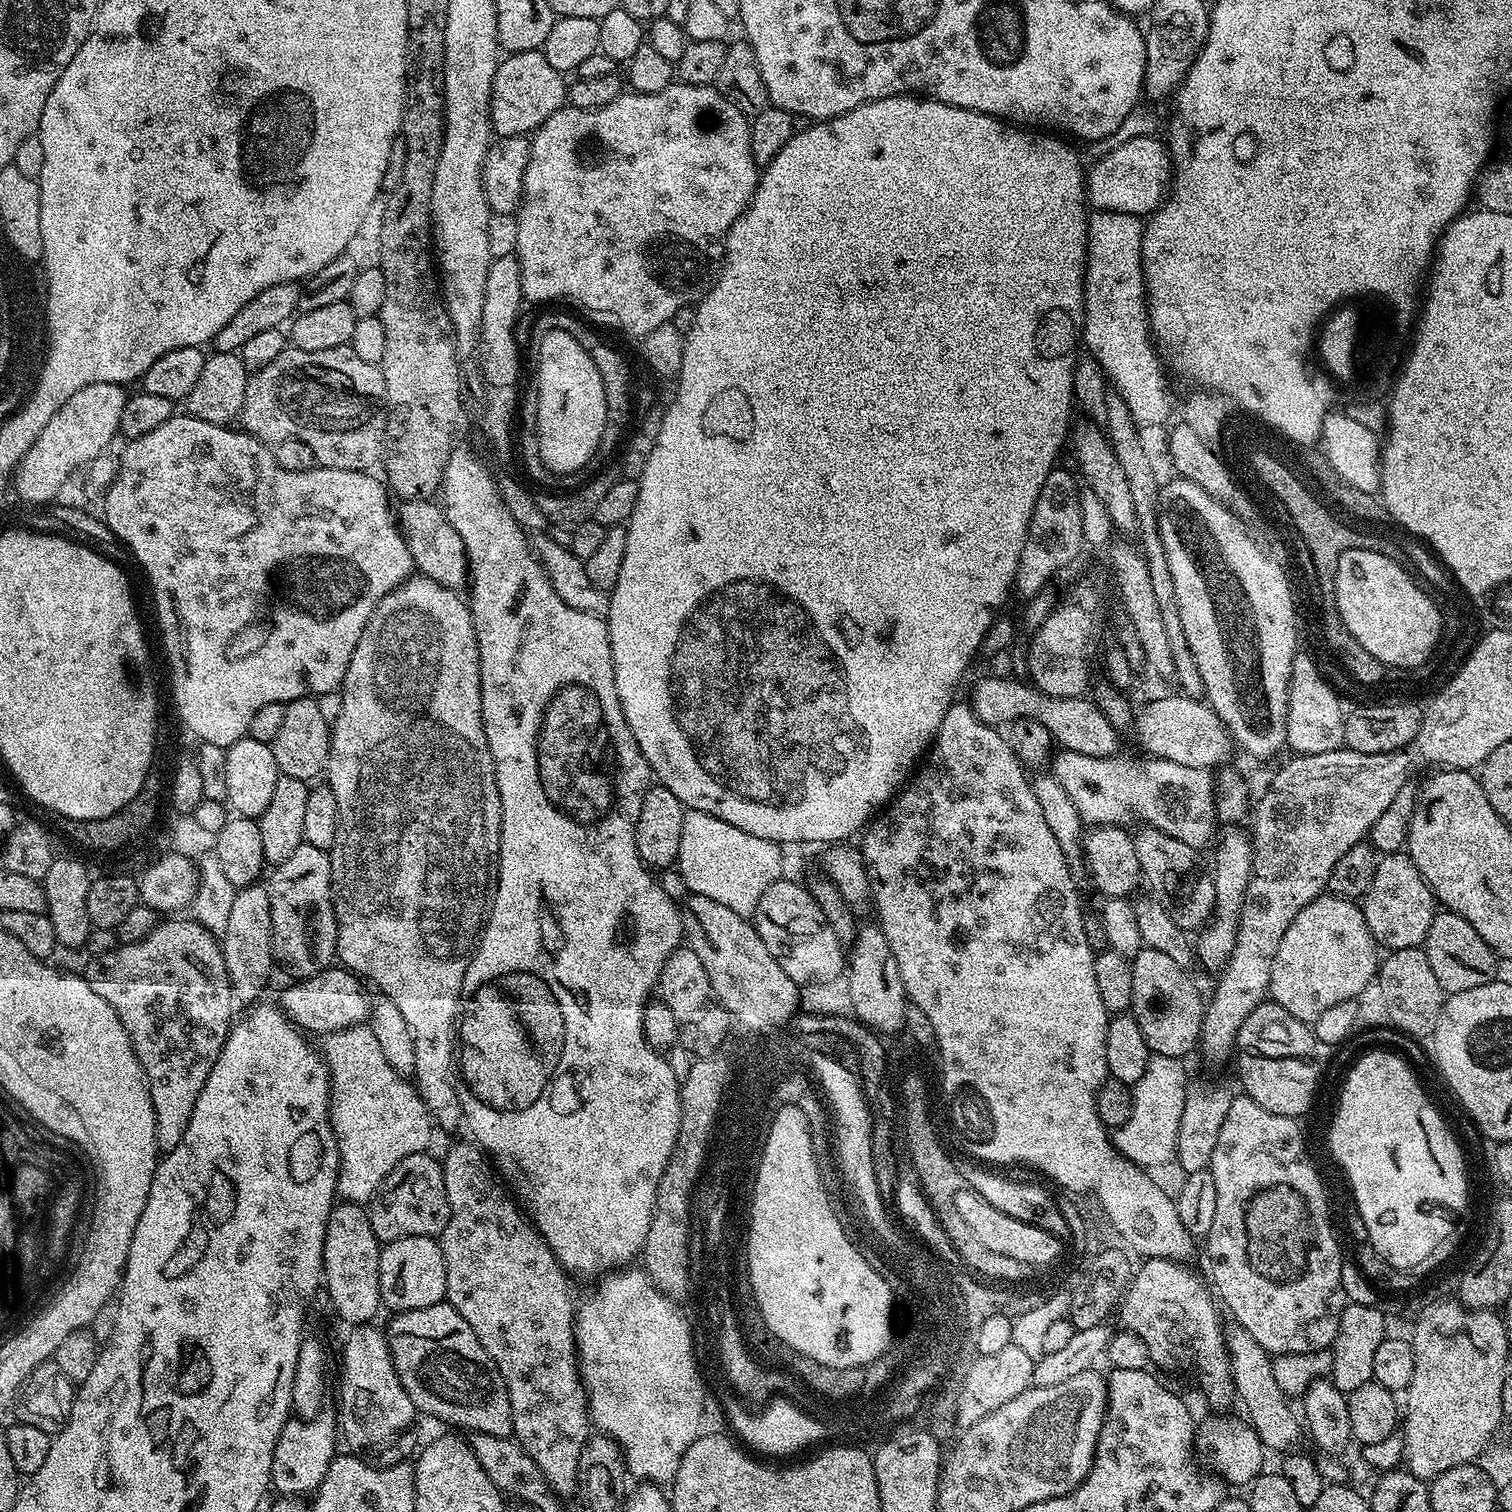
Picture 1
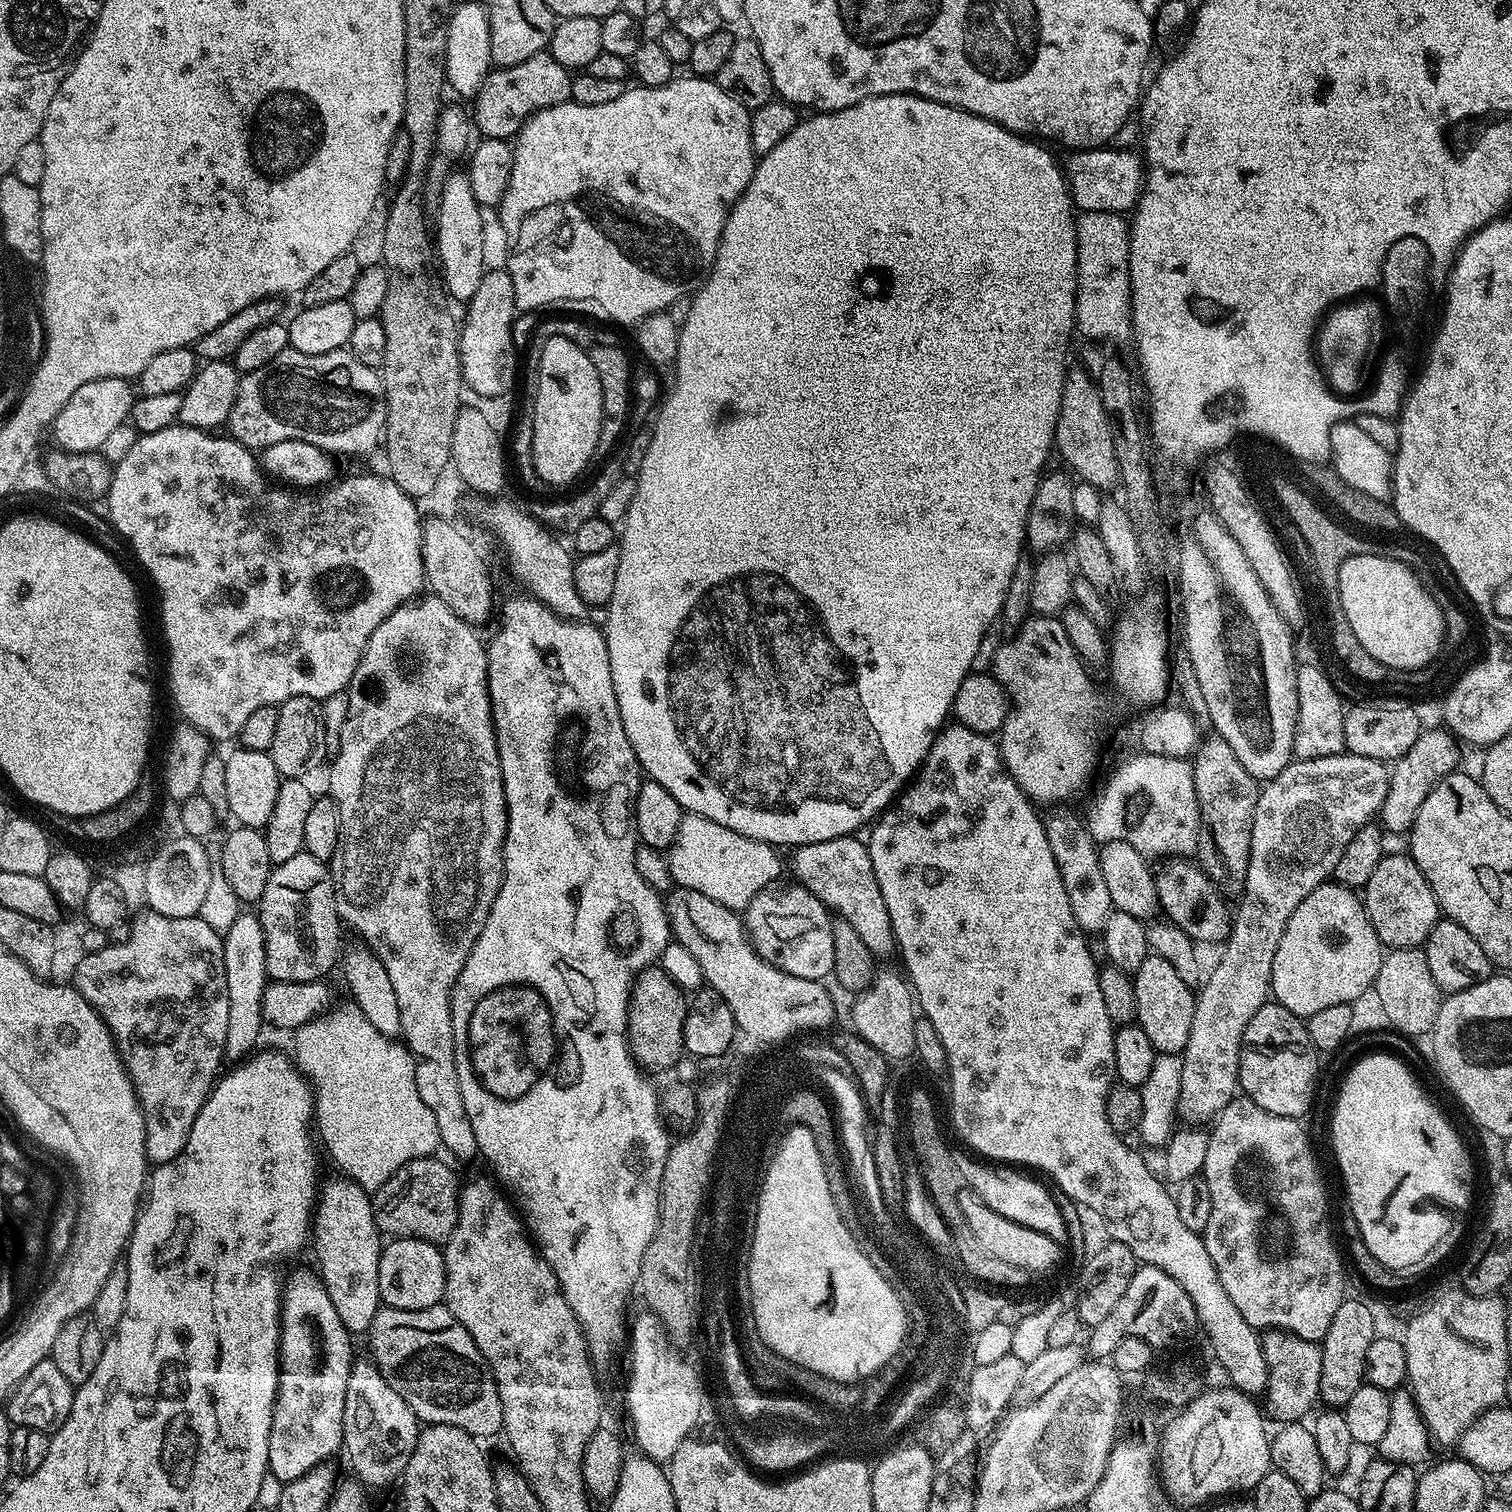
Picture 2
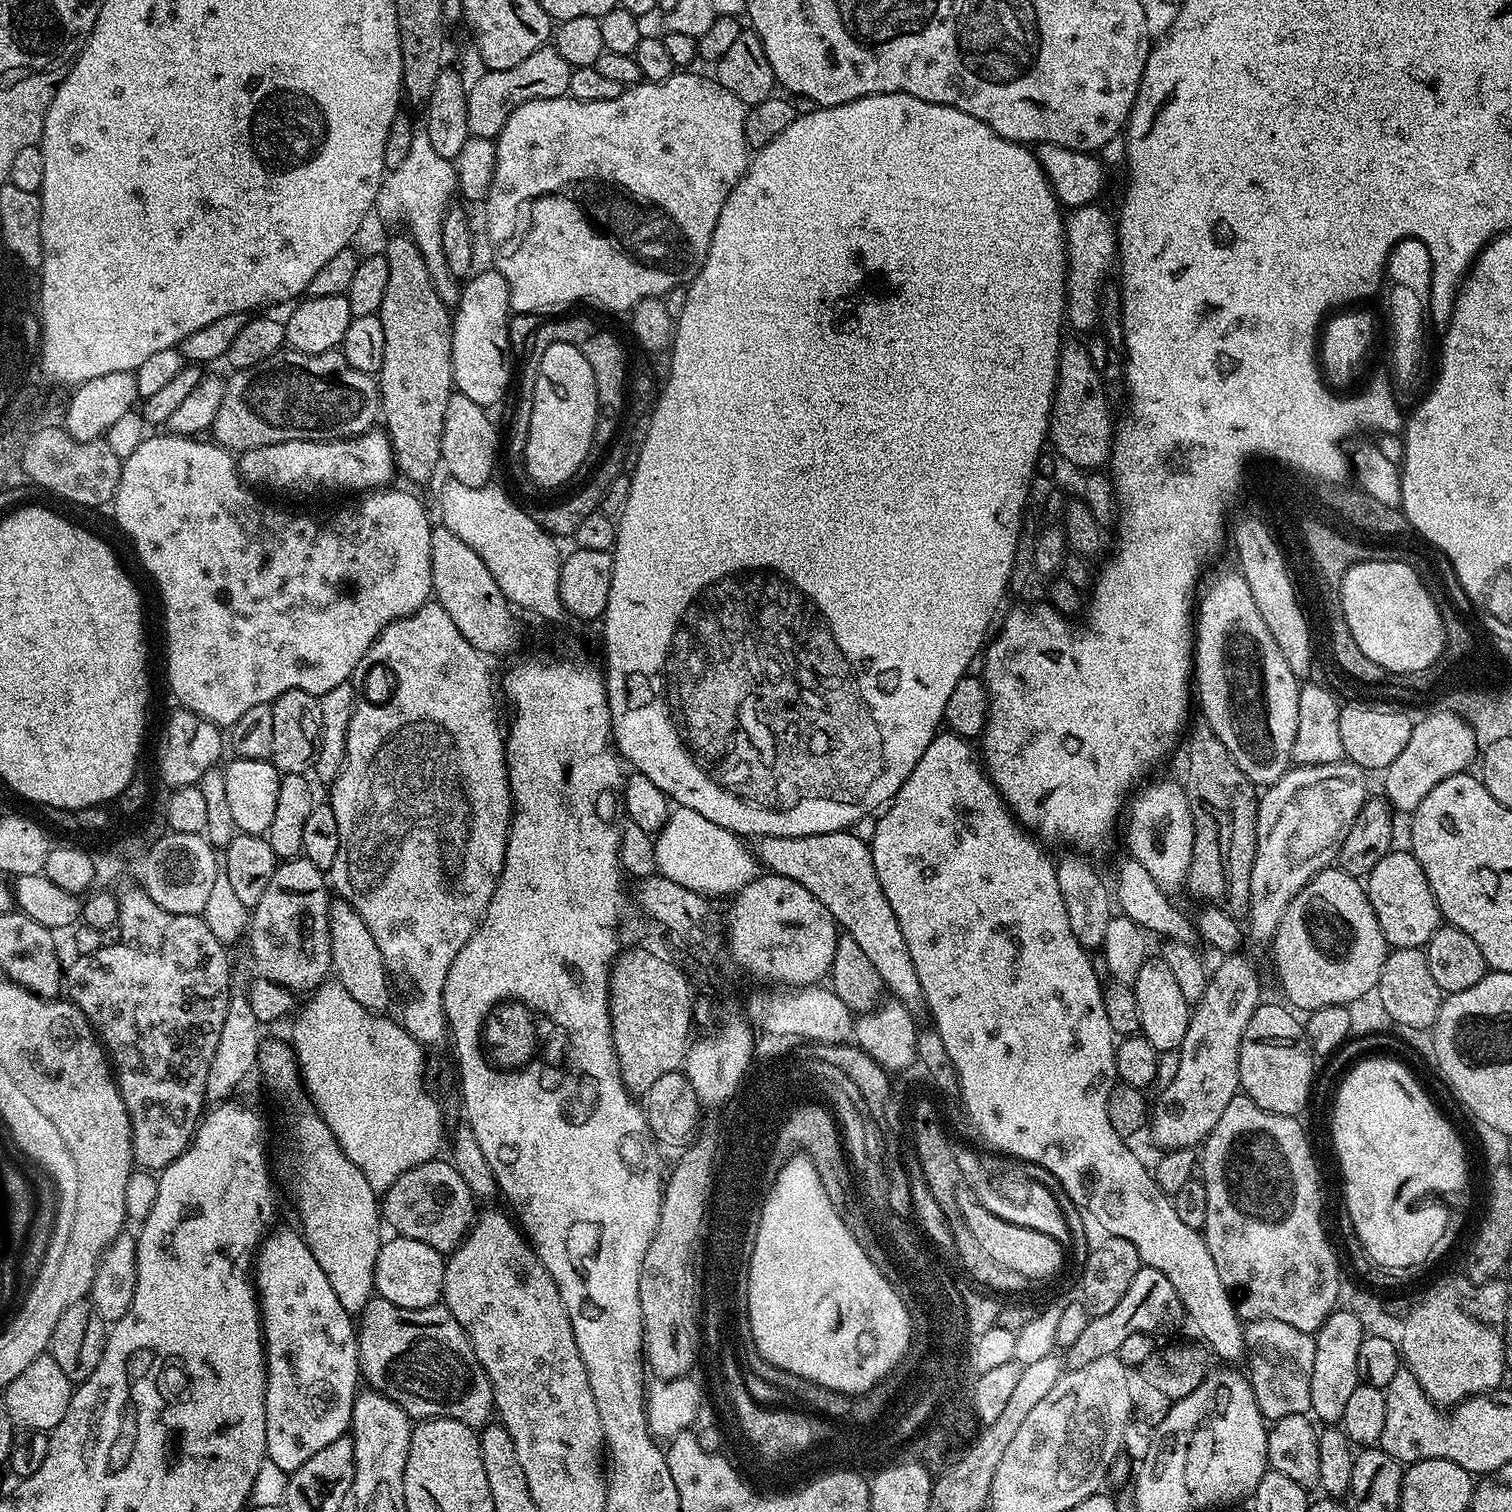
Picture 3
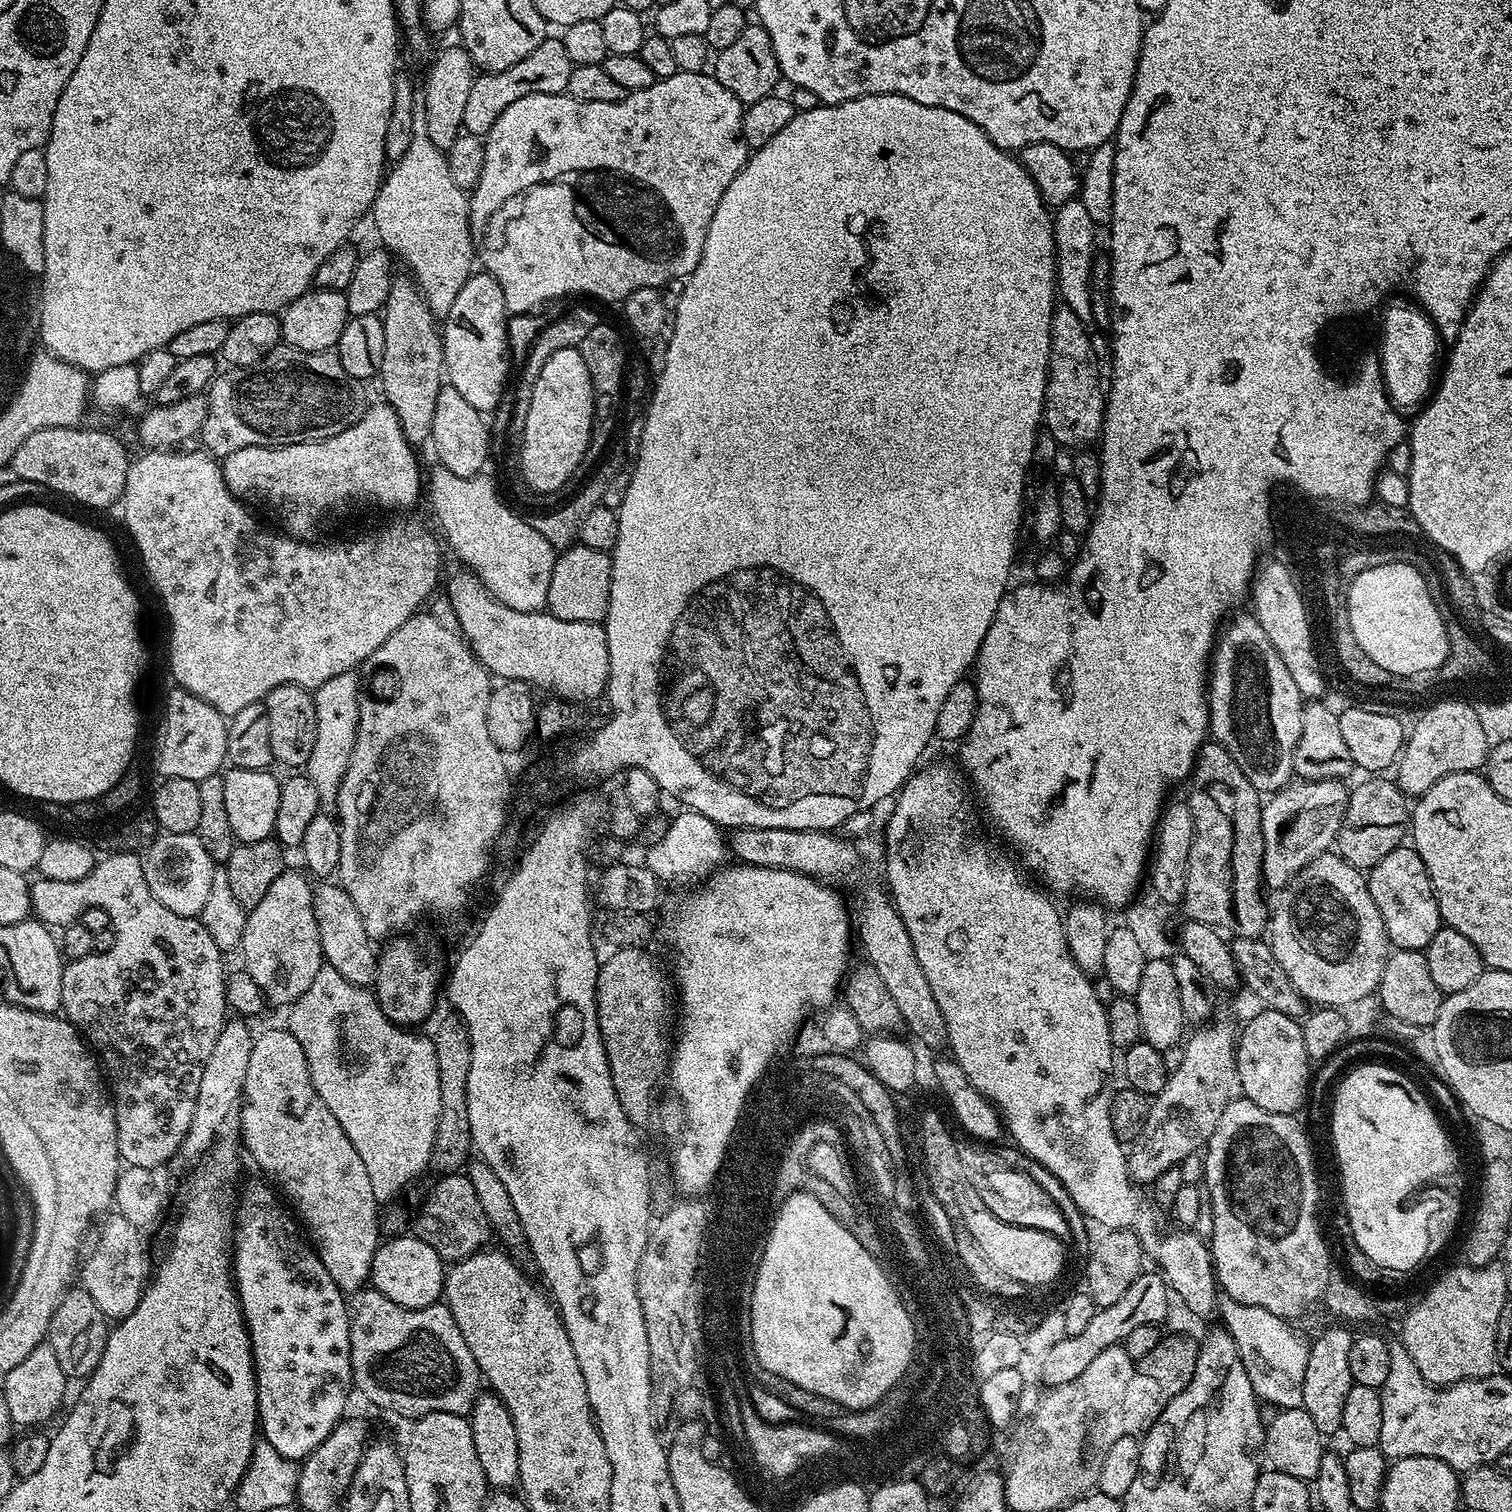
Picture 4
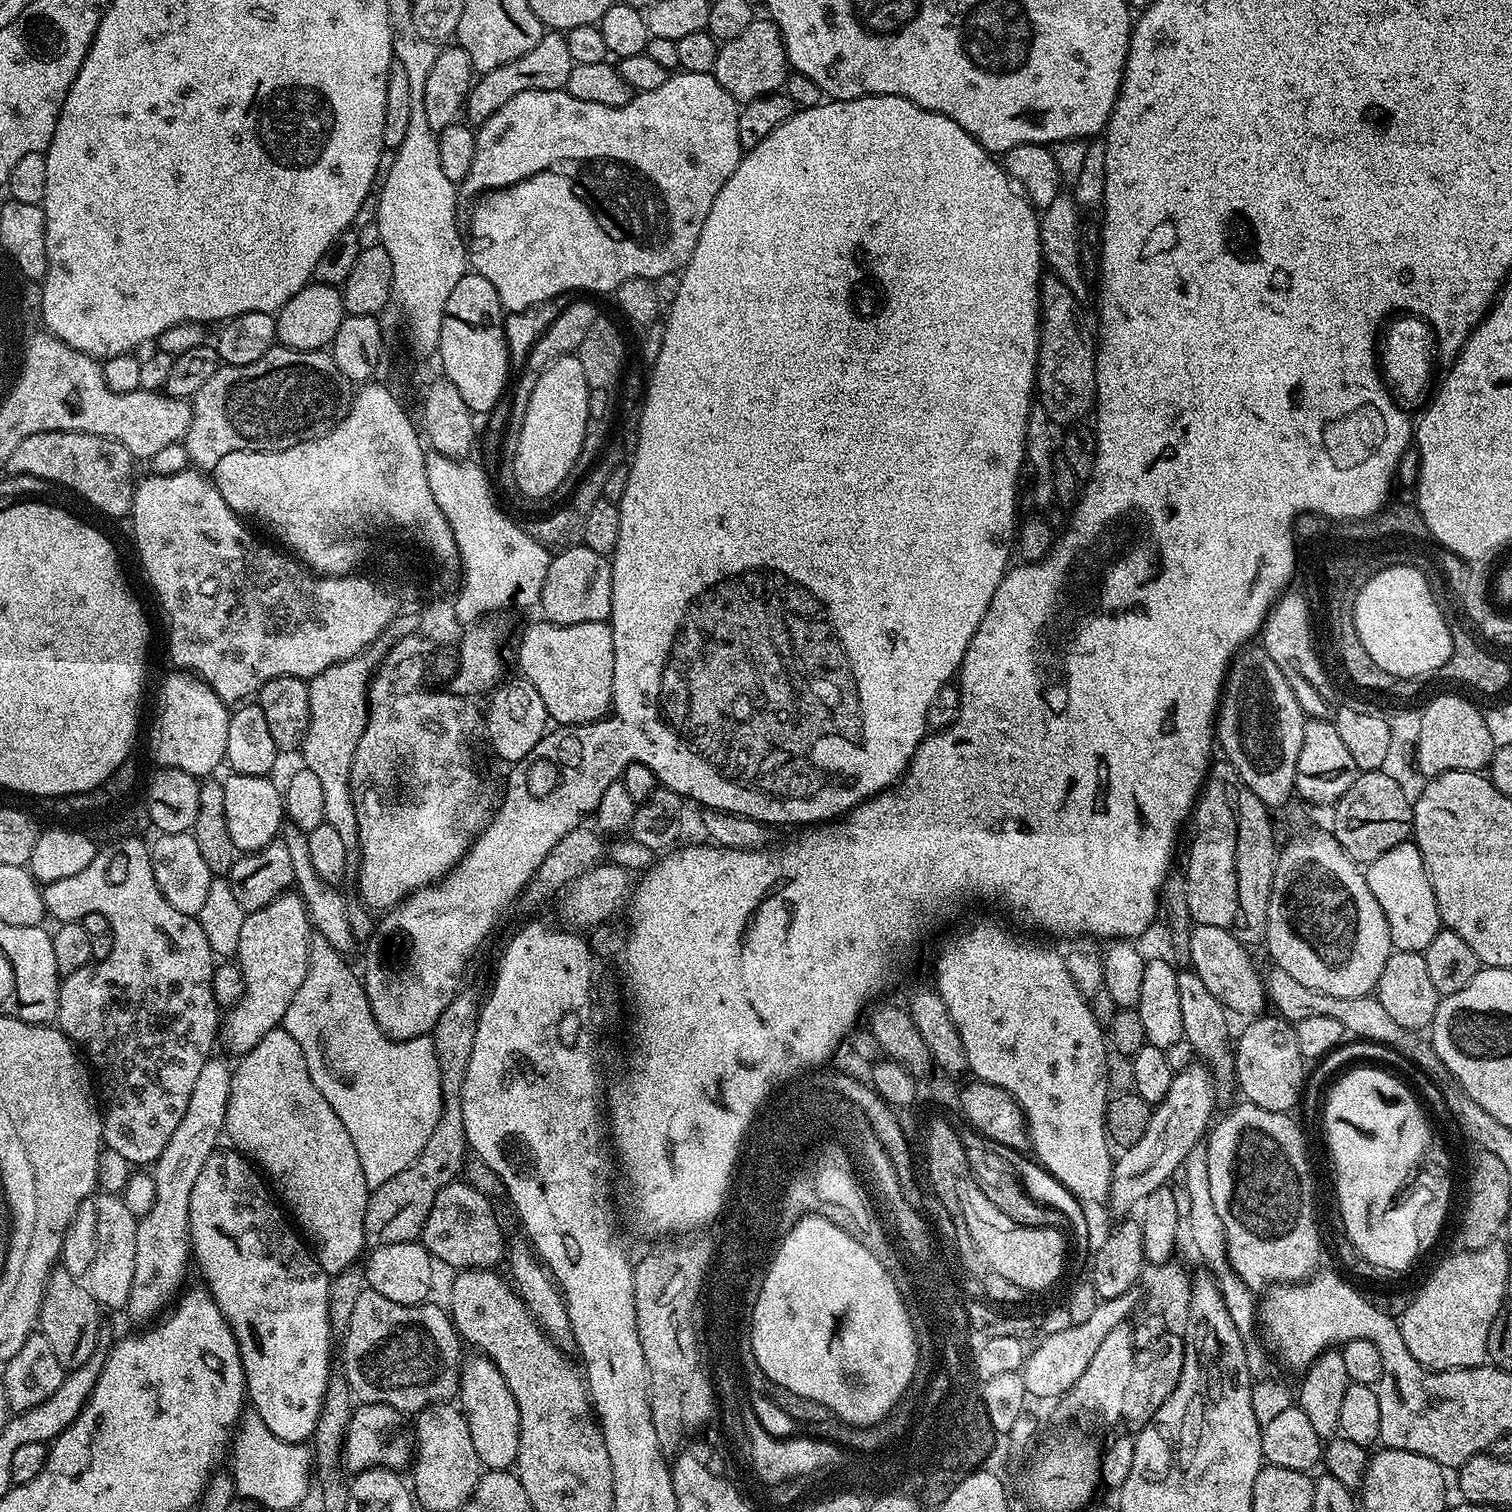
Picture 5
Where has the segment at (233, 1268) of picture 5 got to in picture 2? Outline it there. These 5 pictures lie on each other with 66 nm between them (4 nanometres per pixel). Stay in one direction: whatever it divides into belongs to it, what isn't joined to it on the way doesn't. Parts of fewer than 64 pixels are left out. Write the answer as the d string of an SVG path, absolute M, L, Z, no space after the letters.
M300 1268L297 1272L292 1272L286 1276L286 1283L282 1288L282 1303L280 1305L280 1381L276 1391L276 1409L270 1422L270 1438L268 1439L268 1471L274 1478L287 1482L294 1478L302 1478L314 1466L323 1464L333 1459L335 1452L341 1451L344 1442L344 1411L346 1410L346 1382L350 1378L350 1370L354 1363L352 1356L352 1340L348 1328L342 1326L342 1318L338 1318L338 1310L334 1310L334 1302L330 1302L330 1294L324 1289L323 1282L320 1281L319 1275L315 1271L307 1272L306 1269Z

